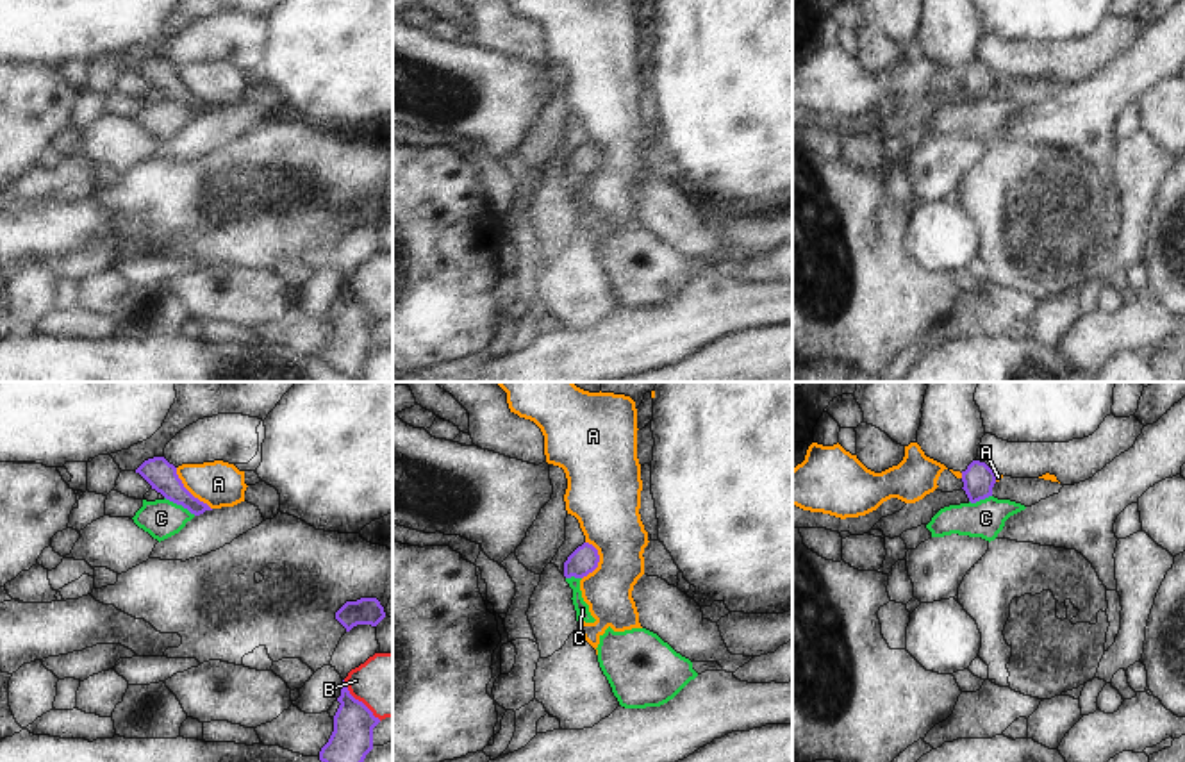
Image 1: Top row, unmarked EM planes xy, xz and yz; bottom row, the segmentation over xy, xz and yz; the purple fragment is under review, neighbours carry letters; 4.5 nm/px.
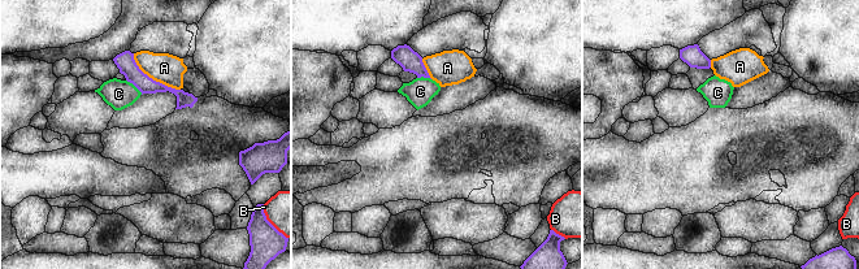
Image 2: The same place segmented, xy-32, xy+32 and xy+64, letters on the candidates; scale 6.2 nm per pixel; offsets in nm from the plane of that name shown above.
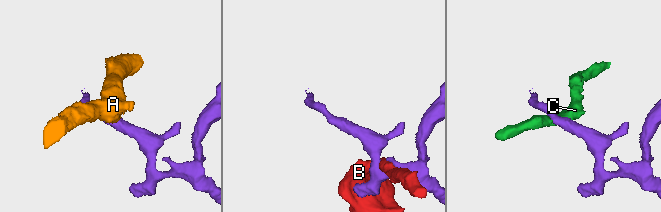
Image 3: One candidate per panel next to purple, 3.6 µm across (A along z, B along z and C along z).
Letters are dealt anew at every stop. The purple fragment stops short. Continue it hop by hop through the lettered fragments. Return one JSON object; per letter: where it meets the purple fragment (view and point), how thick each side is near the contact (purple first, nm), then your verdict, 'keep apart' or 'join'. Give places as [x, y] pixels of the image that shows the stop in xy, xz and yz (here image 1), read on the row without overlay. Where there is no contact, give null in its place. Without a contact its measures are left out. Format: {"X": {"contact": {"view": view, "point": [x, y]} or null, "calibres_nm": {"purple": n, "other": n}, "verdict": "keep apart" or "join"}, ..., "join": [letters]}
{"A": {"contact": {"view": "xy", "point": [188, 91]}, "calibres_nm": {"purple": 140, "other": 200}, "verdict": "keep apart"}, "B": {"contact": {"view": "xy", "point": [357, 300]}, "calibres_nm": {"purple": 190, "other": 280}, "verdict": "keep apart"}, "C": {"contact": {"view": "xy", "point": [181, 104]}, "calibres_nm": {"purple": 140, "other": 170}, "verdict": "keep apart"}, "join": []}

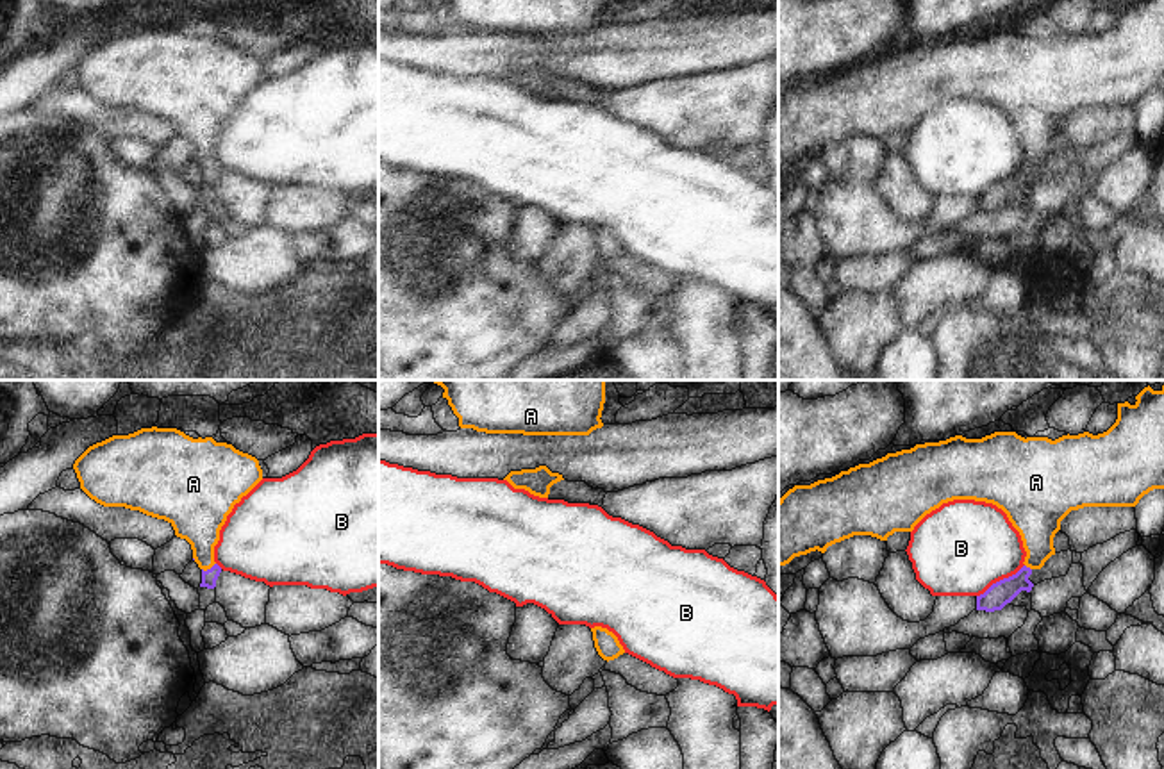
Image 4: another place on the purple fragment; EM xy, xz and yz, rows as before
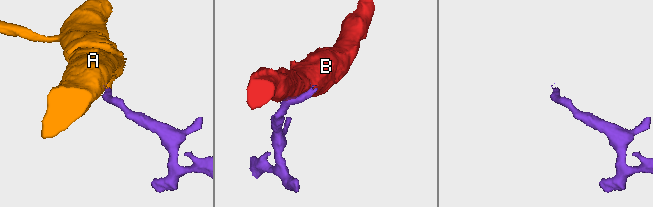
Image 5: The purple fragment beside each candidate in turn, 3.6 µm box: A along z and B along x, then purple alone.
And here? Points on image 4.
{"A": {"contact": {"view": "xy", "point": [207, 170]}, "calibres_nm": {"purple": 70, "other": 240}, "verdict": "join"}, "B": {"contact": {"view": "yz", "point": [1000, 181]}, "calibres_nm": {"purple": 110, "other": 420}, "verdict": "keep apart"}, "join": ["A"]}

